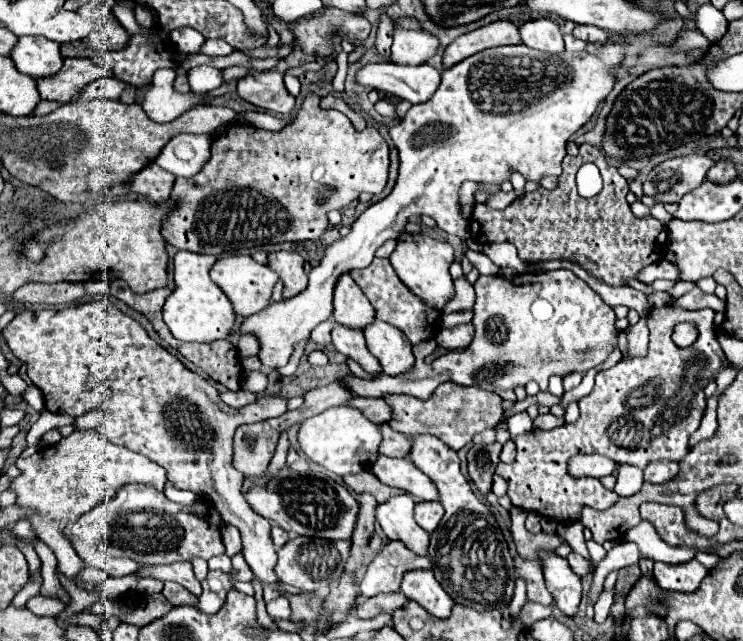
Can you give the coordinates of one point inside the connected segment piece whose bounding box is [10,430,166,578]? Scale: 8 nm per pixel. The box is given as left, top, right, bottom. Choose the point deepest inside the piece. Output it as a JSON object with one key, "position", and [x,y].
{"position":[60,483]}

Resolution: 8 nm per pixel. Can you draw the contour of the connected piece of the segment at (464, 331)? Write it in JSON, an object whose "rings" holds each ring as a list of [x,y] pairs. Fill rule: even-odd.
{"rings":[[[460,324],[454,328],[442,328],[436,336],[438,346],[447,350],[462,350],[470,346],[474,338],[474,326],[472,324]]]}

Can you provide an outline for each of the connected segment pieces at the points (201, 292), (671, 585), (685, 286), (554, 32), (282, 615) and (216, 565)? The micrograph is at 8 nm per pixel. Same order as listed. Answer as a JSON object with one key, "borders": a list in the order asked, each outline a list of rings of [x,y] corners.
{"borders":[[[[178,250],[174,256],[174,290],[164,304],[164,322],[170,332],[184,342],[212,342],[226,338],[234,330],[234,310],[226,294],[210,280],[208,270],[216,256]]],[[[690,560],[686,564],[654,564],[654,580],[666,590],[694,592],[706,574],[708,570],[698,560]]],[[[681,281],[675,283],[672,289],[668,291],[668,293],[672,296],[673,301],[680,298],[680,296],[684,295],[686,292],[689,292],[694,288],[695,283],[688,281]]],[[[550,18],[524,22],[520,26],[520,36],[528,48],[534,48],[540,52],[560,54],[564,50],[564,40],[558,30],[558,24],[552,22]]],[[[280,596],[278,600],[268,602],[266,608],[268,608],[268,614],[270,614],[274,620],[290,620],[292,608],[290,608],[290,602],[288,602],[286,596]]],[[[226,554],[212,557],[208,560],[208,568],[209,570],[220,570],[225,573],[229,573],[232,568],[231,558]]]]}

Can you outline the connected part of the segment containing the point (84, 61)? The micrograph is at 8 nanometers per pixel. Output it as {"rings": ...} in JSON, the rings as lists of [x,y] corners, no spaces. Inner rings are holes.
{"rings":[[[66,58],[56,74],[34,80],[38,84],[38,92],[42,98],[58,100],[64,104],[70,102],[86,84],[104,76],[114,76],[114,74],[110,72],[110,68],[102,68],[88,58]]]}

